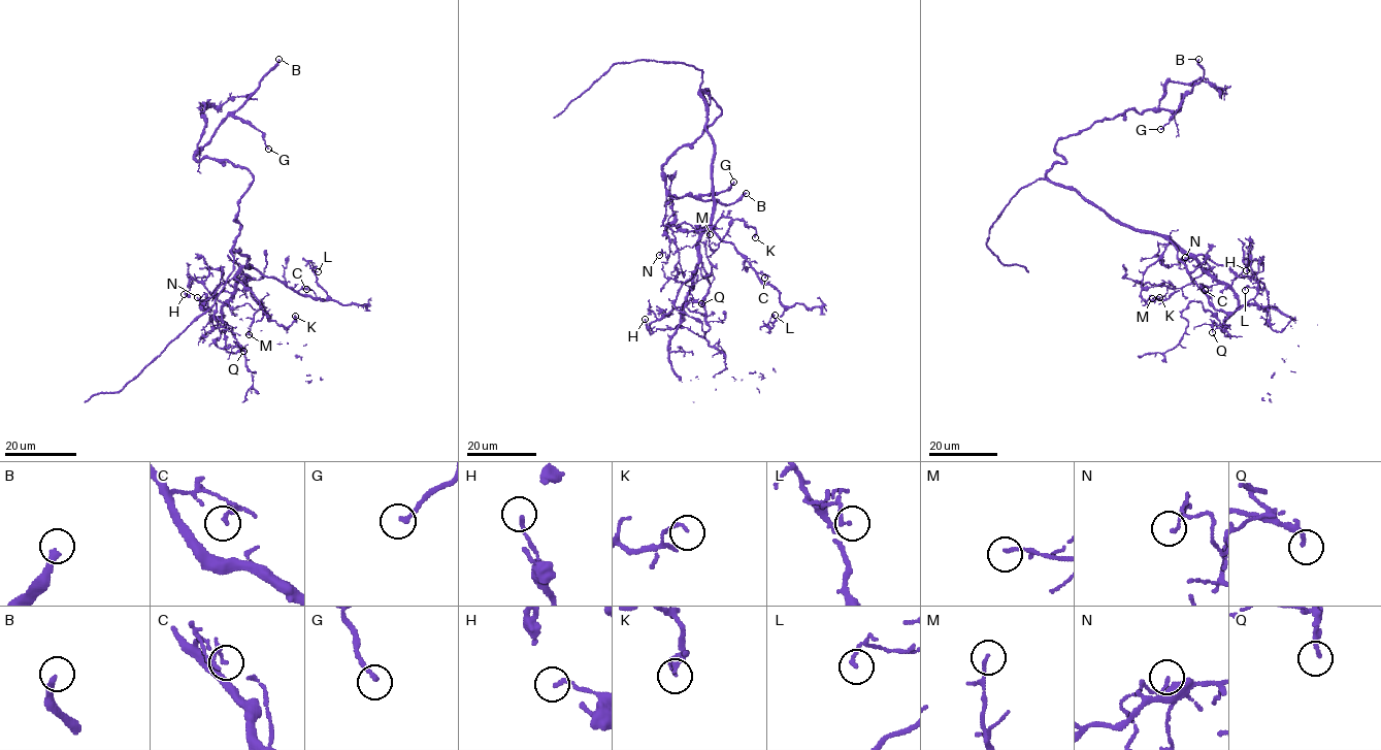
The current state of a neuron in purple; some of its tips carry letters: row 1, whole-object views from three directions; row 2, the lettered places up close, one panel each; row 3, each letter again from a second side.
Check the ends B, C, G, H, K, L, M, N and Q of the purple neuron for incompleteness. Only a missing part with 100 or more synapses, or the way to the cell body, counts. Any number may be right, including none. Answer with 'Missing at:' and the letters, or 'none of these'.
Missing at: B

